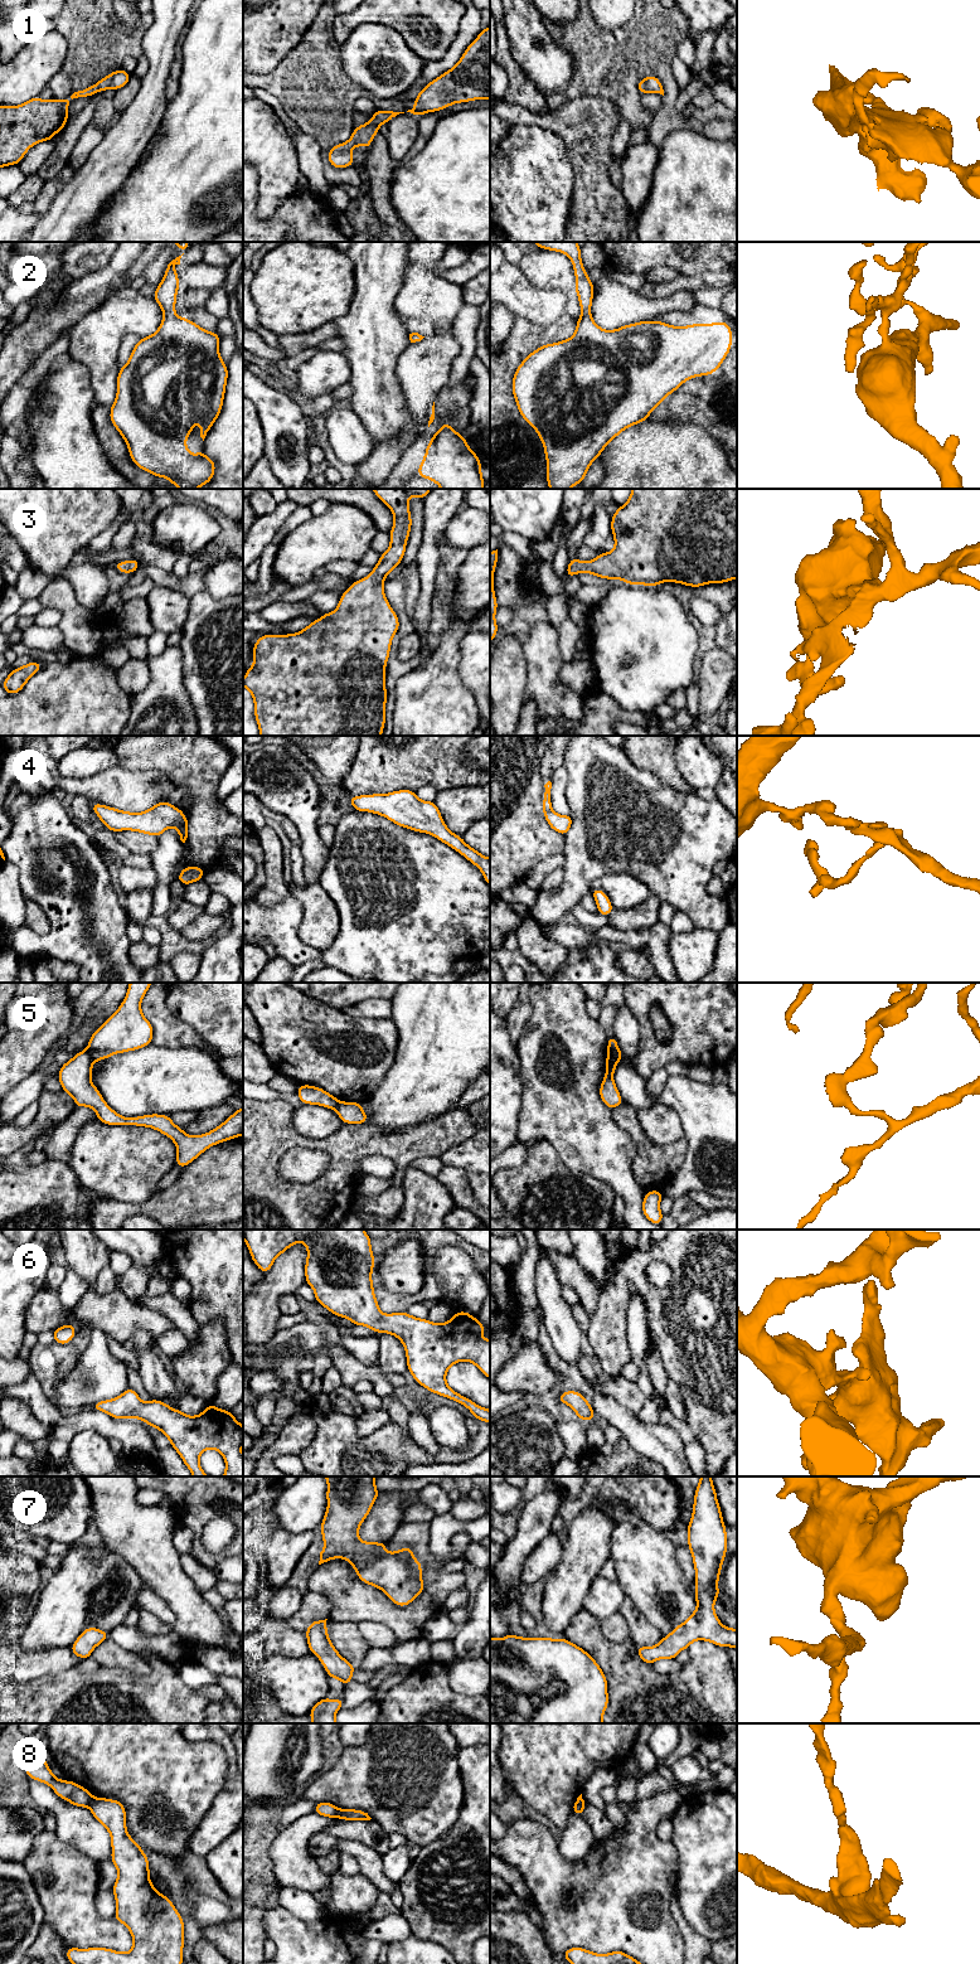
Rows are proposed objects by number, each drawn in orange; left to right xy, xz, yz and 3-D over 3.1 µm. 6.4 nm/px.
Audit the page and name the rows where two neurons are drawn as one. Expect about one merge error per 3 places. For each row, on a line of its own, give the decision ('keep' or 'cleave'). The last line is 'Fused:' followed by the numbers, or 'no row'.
1: keep
2: keep
3: keep
4: keep
5: cleave
6: keep
7: keep
8: cleave
Fused: 5, 8

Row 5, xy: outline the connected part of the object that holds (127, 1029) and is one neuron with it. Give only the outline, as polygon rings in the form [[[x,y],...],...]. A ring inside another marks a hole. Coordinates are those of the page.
[[[130,983],[122,1004],[88,1041],[93,1061],[151,1044],[154,1028],[141,1012],[141,1000],[151,985],[152,983]]]

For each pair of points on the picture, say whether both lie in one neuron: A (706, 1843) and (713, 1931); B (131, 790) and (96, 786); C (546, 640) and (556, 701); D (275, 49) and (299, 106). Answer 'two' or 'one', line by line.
A: one
B: one
C: one
D: two

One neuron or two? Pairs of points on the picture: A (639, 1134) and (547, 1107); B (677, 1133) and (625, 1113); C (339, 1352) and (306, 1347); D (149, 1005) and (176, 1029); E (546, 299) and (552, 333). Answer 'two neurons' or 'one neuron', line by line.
A: two neurons
B: two neurons
C: two neurons
D: one neuron
E: two neurons

